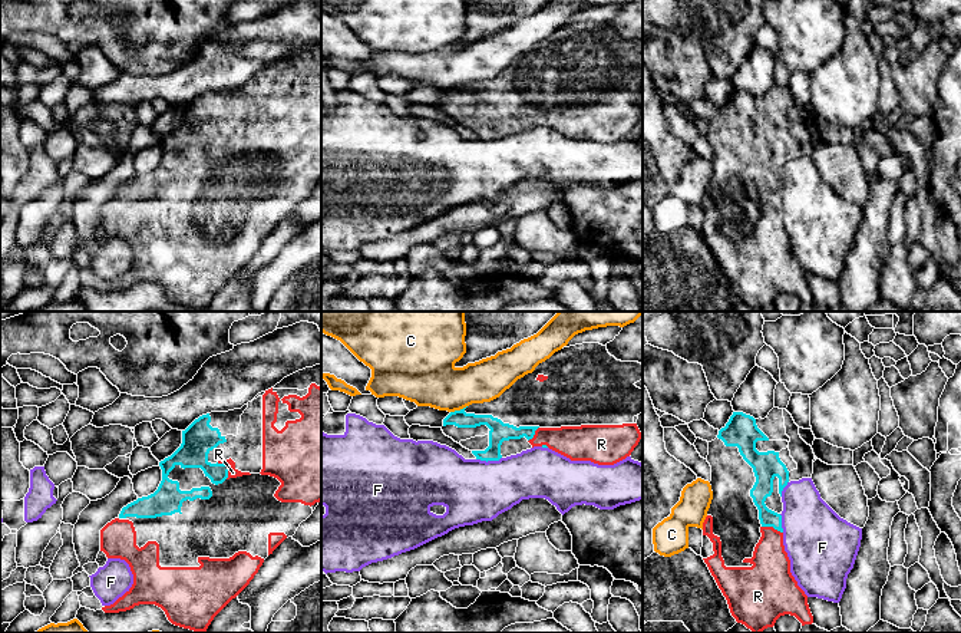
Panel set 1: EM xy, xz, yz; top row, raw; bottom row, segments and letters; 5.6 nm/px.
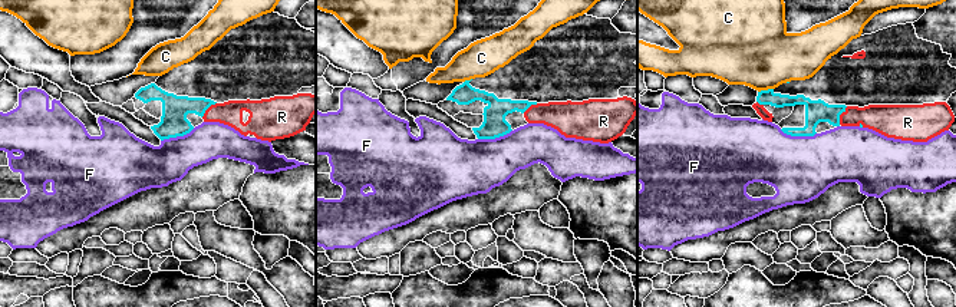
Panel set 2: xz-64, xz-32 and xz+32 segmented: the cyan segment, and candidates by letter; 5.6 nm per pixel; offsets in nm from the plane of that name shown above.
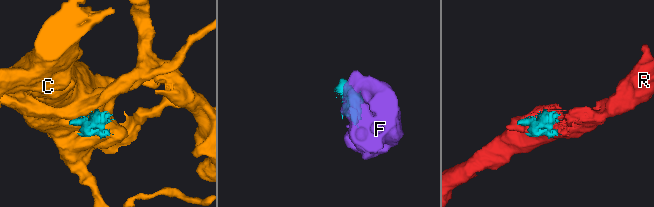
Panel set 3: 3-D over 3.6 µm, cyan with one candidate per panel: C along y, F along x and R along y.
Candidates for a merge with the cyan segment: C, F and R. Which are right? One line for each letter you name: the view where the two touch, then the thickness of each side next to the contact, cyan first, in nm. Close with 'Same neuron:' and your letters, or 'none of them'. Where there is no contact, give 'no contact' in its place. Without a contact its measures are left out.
R: meets cyan in xy; 180 nm thick on the cyan side, 60 nm on the other
Same neuron: R

